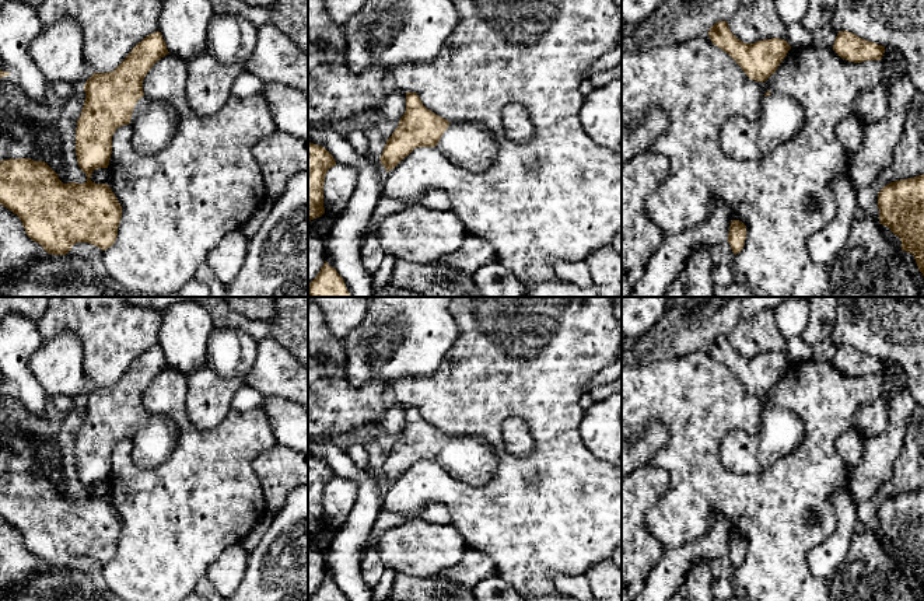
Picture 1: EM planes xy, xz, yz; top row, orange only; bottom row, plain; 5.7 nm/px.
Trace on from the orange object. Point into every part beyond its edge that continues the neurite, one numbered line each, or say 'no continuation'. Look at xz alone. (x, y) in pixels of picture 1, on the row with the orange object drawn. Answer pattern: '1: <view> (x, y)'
1: xz (472, 146)

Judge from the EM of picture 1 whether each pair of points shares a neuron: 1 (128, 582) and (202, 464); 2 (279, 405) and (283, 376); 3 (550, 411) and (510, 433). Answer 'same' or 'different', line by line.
1: same
2: different
3: different

